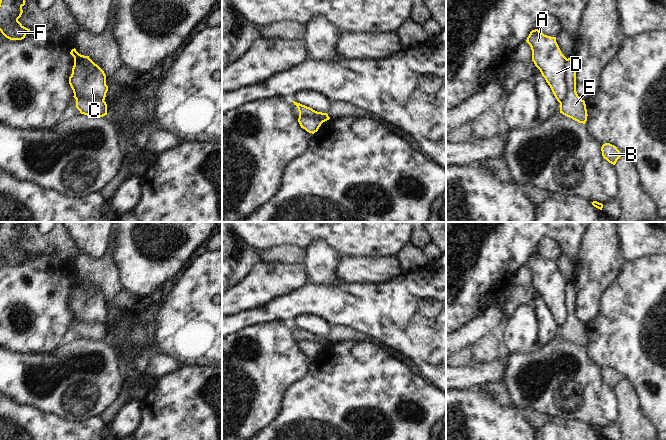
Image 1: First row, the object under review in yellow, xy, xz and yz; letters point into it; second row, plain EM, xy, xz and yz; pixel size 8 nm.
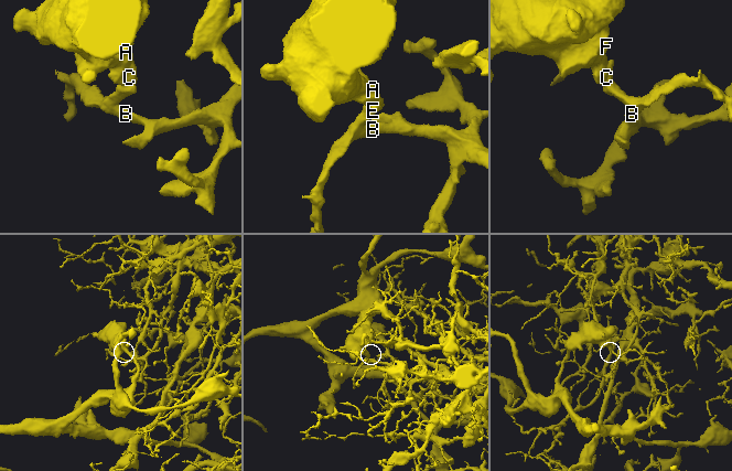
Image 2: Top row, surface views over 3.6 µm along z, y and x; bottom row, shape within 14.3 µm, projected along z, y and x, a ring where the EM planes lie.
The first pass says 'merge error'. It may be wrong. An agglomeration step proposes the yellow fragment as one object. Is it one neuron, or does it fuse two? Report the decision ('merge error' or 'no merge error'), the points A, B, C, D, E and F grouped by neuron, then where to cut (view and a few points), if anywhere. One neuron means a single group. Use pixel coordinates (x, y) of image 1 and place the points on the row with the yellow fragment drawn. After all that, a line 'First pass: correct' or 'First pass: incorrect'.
merge error; A C D F / B E; cut in yz along (567, 59), (567, 94), (560, 103)
First pass: correct

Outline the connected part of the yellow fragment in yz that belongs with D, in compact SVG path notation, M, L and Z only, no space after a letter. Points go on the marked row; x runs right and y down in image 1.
M538 29L532 30L526 42L532 50L532 61L550 86L555 98L561 103L568 92L566 85L566 61L556 37L544 35Z

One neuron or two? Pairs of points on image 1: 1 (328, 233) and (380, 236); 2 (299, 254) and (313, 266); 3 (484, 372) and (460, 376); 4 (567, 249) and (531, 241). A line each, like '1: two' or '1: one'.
1: one
2: two
3: one
4: one

